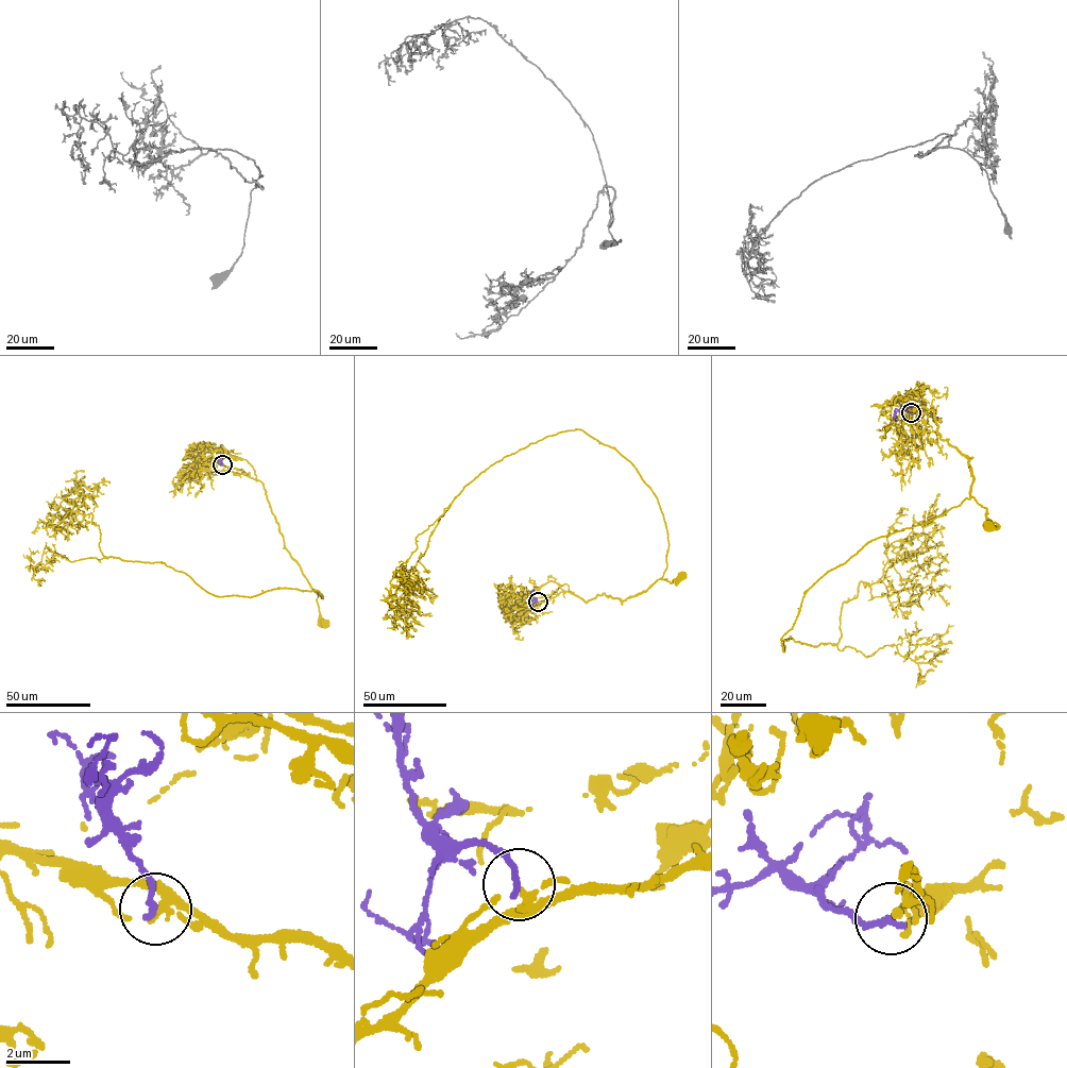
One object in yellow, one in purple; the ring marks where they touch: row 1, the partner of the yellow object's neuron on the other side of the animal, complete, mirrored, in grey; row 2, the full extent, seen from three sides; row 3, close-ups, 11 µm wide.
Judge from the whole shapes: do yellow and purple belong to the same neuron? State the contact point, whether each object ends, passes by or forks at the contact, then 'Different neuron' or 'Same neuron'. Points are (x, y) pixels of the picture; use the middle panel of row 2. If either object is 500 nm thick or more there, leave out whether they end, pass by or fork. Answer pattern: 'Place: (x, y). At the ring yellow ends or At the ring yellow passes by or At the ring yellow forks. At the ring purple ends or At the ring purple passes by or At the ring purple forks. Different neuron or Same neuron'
Place: (538, 602). At the ring yellow forks. At the ring purple ends. Same neuron

